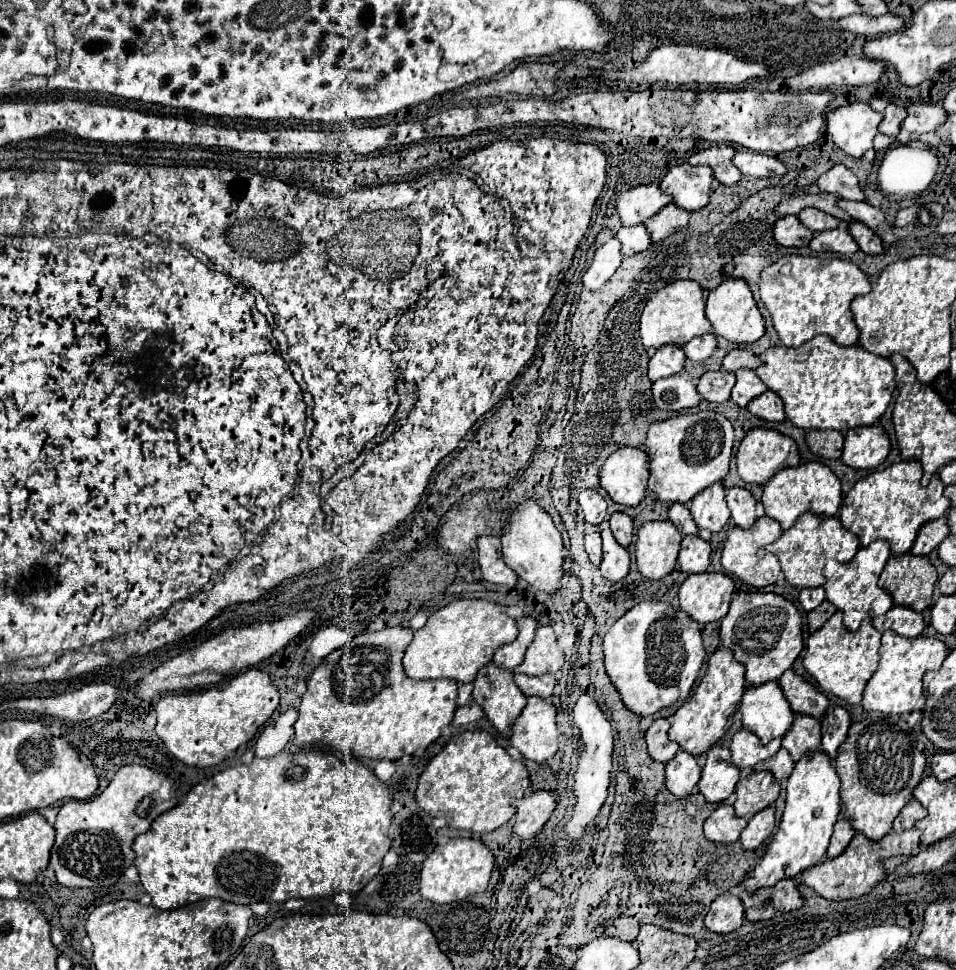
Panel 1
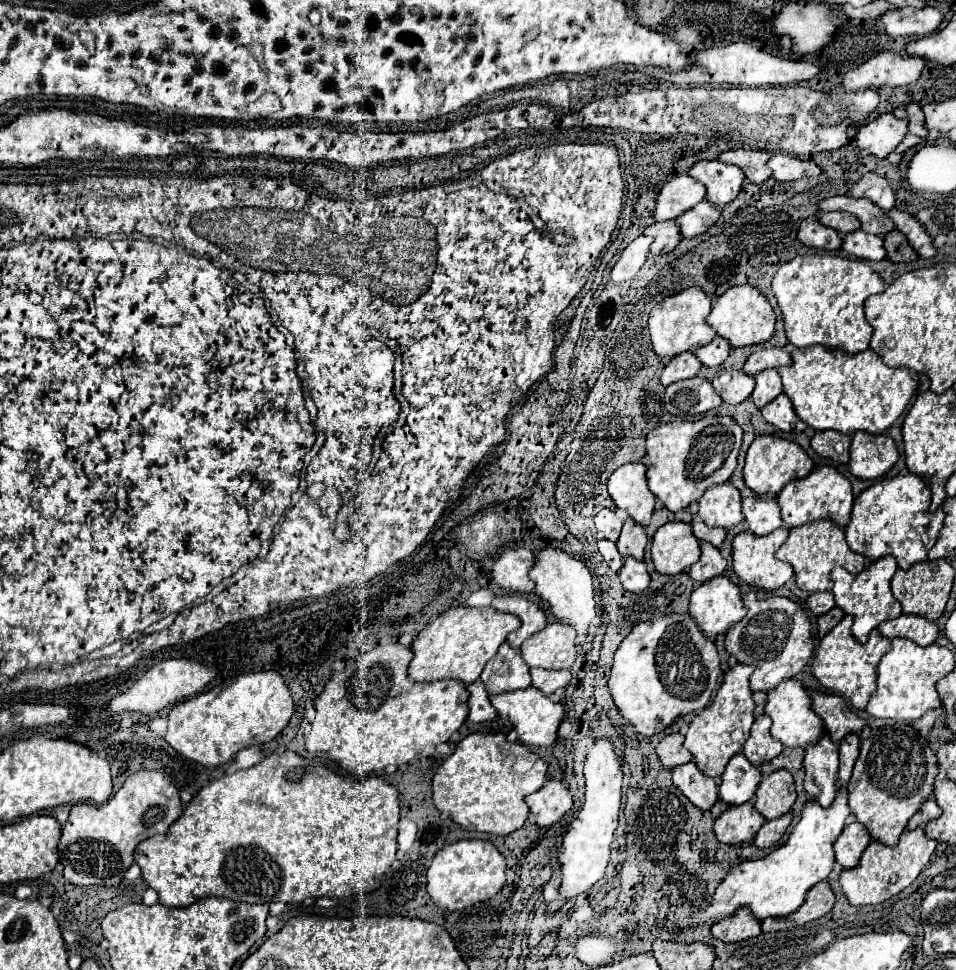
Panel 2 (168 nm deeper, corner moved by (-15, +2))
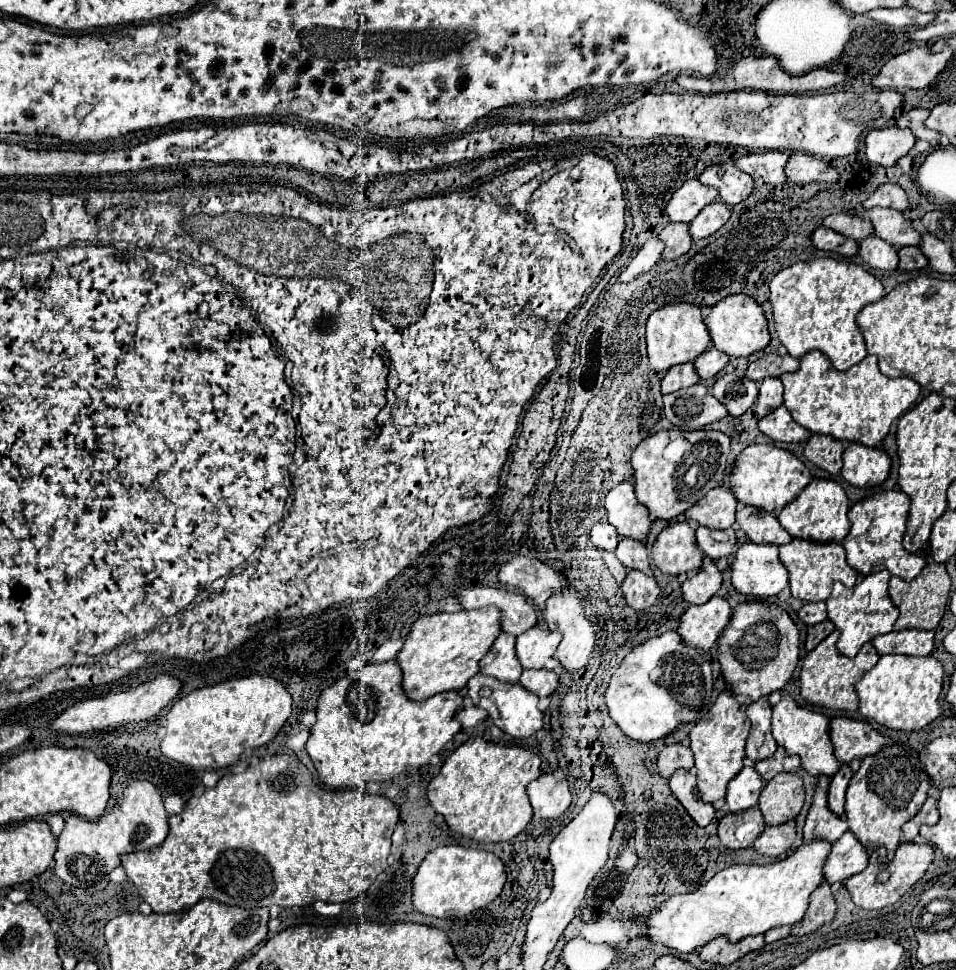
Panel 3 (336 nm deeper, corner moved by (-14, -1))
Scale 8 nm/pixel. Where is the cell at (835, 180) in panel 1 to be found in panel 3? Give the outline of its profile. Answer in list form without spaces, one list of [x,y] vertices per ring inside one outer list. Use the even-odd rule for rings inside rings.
[[[881,185],[867,201],[863,203],[865,209],[873,209],[873,207],[889,207],[889,209],[897,209],[897,211],[905,211],[909,207],[907,201],[907,193],[899,187],[899,185]]]

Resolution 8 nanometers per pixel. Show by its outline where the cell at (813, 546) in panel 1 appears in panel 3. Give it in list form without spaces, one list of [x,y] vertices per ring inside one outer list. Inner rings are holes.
[[[793,539],[787,545],[779,547],[779,559],[789,571],[789,589],[795,599],[809,601],[799,609],[799,619],[805,625],[817,625],[827,619],[827,607],[825,599],[831,595],[831,585],[835,581],[841,581],[845,587],[855,587],[857,583],[857,573],[847,565],[845,561],[845,549],[841,543],[817,543],[817,541],[807,541],[807,539]],[[821,601],[821,603],[817,603]]]

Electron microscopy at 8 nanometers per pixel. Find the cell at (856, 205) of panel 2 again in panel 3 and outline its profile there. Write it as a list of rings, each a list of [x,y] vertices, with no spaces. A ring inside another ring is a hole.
[[[875,207],[875,209],[863,211],[859,215],[867,217],[873,223],[877,237],[881,237],[883,241],[887,241],[895,247],[907,247],[907,245],[921,243],[921,233],[917,229],[913,229],[911,221],[905,219],[901,211]]]

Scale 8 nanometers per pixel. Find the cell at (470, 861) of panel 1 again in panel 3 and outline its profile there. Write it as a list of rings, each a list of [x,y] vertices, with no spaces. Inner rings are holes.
[[[459,845],[437,847],[417,867],[413,877],[413,907],[429,917],[461,919],[475,909],[491,903],[505,885],[505,867],[499,857],[481,849],[465,849]]]

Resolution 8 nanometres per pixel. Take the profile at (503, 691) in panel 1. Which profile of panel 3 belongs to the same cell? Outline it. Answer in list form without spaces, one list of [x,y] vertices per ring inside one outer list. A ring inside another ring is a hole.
[[[501,631],[489,653],[481,659],[481,673],[491,675],[499,681],[517,683],[521,671],[521,663],[515,655],[515,637]]]

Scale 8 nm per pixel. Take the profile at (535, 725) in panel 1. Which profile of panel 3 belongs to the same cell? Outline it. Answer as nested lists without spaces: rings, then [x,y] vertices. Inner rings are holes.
[[[477,673],[467,683],[467,695],[481,709],[483,709],[483,697],[487,697],[485,709],[487,709],[489,717],[493,719],[493,723],[503,733],[507,733],[513,739],[529,737],[529,735],[533,735],[535,731],[539,731],[543,727],[543,713],[537,709],[539,697],[535,697],[531,691],[523,689],[519,683],[503,683],[503,681],[497,681],[493,677],[485,677],[485,675]]]

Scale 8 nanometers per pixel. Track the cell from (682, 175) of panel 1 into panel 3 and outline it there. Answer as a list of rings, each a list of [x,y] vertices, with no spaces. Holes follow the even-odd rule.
[[[723,163],[707,167],[699,181],[707,187],[715,187],[721,193],[721,201],[727,205],[737,205],[745,201],[753,191],[753,179],[749,173],[737,169],[735,163]]]

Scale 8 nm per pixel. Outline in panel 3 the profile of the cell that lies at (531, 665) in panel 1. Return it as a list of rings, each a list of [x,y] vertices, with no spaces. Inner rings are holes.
[[[539,625],[531,627],[517,637],[515,651],[523,669],[551,669],[559,671],[559,663],[553,659],[553,653],[559,645],[559,633],[543,629]]]

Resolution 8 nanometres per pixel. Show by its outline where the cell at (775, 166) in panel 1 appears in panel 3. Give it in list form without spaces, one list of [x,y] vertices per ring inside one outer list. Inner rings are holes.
[[[793,153],[791,161],[787,163],[787,179],[791,183],[811,183],[811,181],[835,183],[839,179],[839,173],[823,159],[805,153]]]

